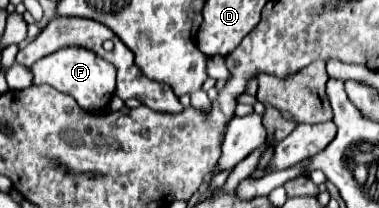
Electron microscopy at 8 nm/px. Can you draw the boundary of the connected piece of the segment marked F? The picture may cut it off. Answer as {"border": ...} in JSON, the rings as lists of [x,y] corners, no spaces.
{"border":[[[70,47],[70,49],[60,49],[40,61],[36,61],[30,67],[32,73],[32,83],[34,85],[50,85],[62,93],[72,95],[82,109],[92,109],[92,111],[102,111],[108,107],[114,87],[116,87],[116,69],[94,55],[92,51]]]}

